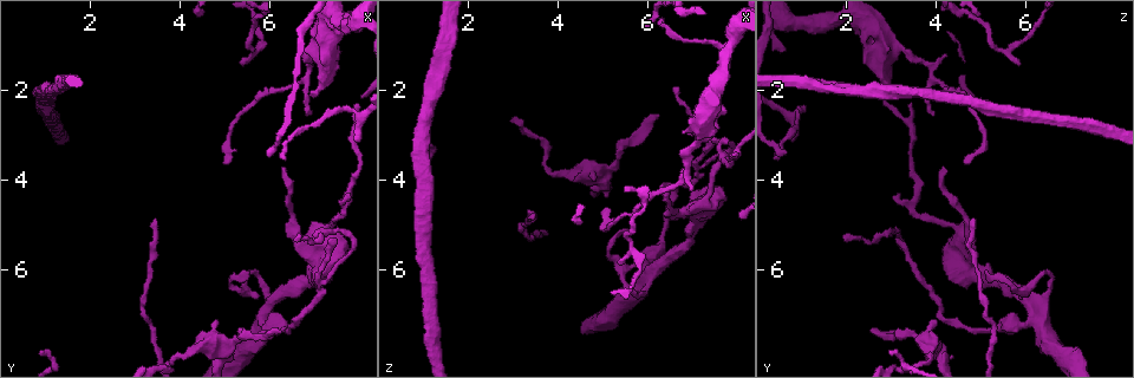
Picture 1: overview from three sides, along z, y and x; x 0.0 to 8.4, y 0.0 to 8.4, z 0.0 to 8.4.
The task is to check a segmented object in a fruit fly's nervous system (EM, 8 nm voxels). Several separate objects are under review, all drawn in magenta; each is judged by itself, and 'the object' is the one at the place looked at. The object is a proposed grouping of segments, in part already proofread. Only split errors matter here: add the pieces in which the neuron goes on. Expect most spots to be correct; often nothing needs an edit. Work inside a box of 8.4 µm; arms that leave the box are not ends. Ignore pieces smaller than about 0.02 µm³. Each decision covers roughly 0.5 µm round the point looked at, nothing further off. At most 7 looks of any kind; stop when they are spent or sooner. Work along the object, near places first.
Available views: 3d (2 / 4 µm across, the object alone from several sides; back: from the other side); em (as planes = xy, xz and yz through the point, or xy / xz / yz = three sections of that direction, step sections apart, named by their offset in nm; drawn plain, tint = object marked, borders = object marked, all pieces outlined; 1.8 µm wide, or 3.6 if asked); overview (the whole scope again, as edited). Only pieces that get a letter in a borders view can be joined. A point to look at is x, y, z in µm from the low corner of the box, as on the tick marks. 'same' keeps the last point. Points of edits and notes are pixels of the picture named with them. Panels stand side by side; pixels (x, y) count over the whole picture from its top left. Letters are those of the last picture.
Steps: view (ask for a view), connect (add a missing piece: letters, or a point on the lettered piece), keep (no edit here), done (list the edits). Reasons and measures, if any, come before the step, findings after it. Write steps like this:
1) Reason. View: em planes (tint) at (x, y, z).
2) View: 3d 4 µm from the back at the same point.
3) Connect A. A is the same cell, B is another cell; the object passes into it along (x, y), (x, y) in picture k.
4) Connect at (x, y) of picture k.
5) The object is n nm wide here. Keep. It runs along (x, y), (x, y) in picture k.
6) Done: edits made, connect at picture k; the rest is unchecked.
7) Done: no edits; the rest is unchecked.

Looks like a crossing. View: em xy step 16 (plain) at (7.20, 6.00, 4.65).

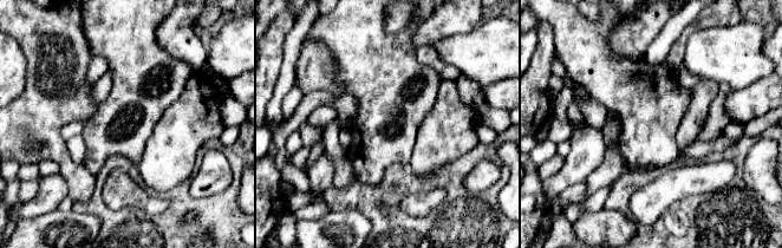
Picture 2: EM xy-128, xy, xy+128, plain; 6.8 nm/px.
See the neighbours. View: em xy step 16 (borders) at the same point.

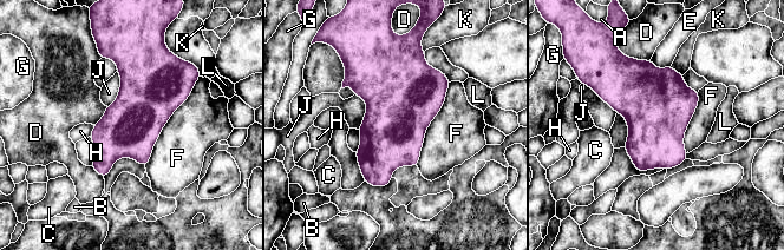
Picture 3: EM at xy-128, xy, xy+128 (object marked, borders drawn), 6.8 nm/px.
Keep. A, B, C, D, E, F, G, H, J, K and L are other cells; a border runs along (196, 80), (145, 166) in picture 3; no lettered piece goes on from it.

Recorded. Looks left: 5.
End of a long branch. View: 3d 2 µm at (5.50, 6.05, 5.10).

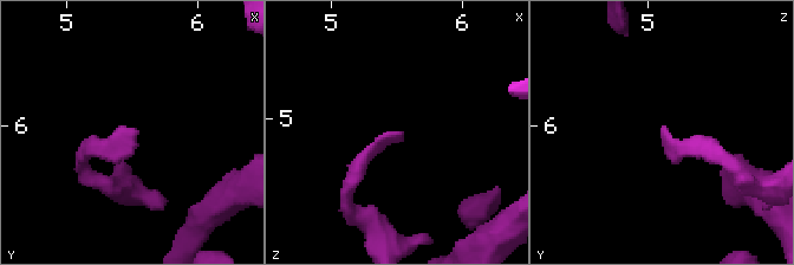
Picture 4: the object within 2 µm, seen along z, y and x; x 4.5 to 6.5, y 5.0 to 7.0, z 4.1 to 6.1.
View: em planes (borders) at (5.52, 6.06, 5.10).

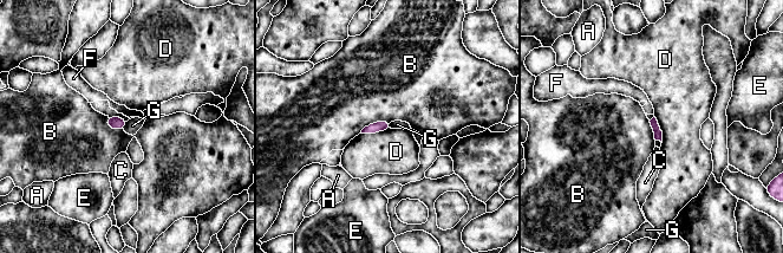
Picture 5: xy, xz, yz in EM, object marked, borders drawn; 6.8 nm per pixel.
Keep. A, B, C, D, E, F and G are other cells; a border runs along (390, 121), (371, 122), (359, 133) in picture 5; none of them fits.

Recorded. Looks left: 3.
Thick turns thin. View: em 3.6 µm planes (borders) at (4.65, 7.60, 3.90).

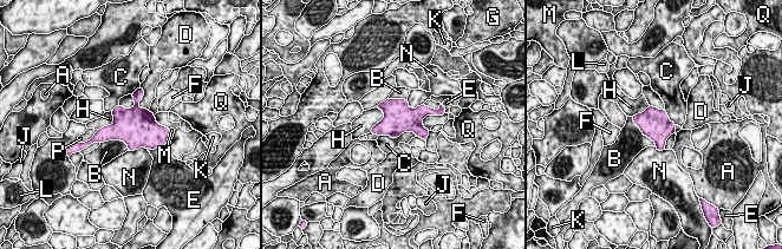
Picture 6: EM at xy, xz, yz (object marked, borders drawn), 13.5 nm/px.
Keep. A, B, C, D, E, F, G, H, J, K, L, M, N, P and Q are other cells; no lettered piece goes on from it.

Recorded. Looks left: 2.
Done: no edits; the rest is unchecked.

